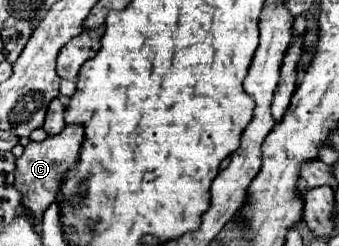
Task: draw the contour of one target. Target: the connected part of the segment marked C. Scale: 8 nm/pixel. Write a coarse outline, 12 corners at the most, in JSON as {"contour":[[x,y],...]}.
{"contour":[[67,124],[17,158],[23,206],[37,224],[77,162],[85,134]]}

